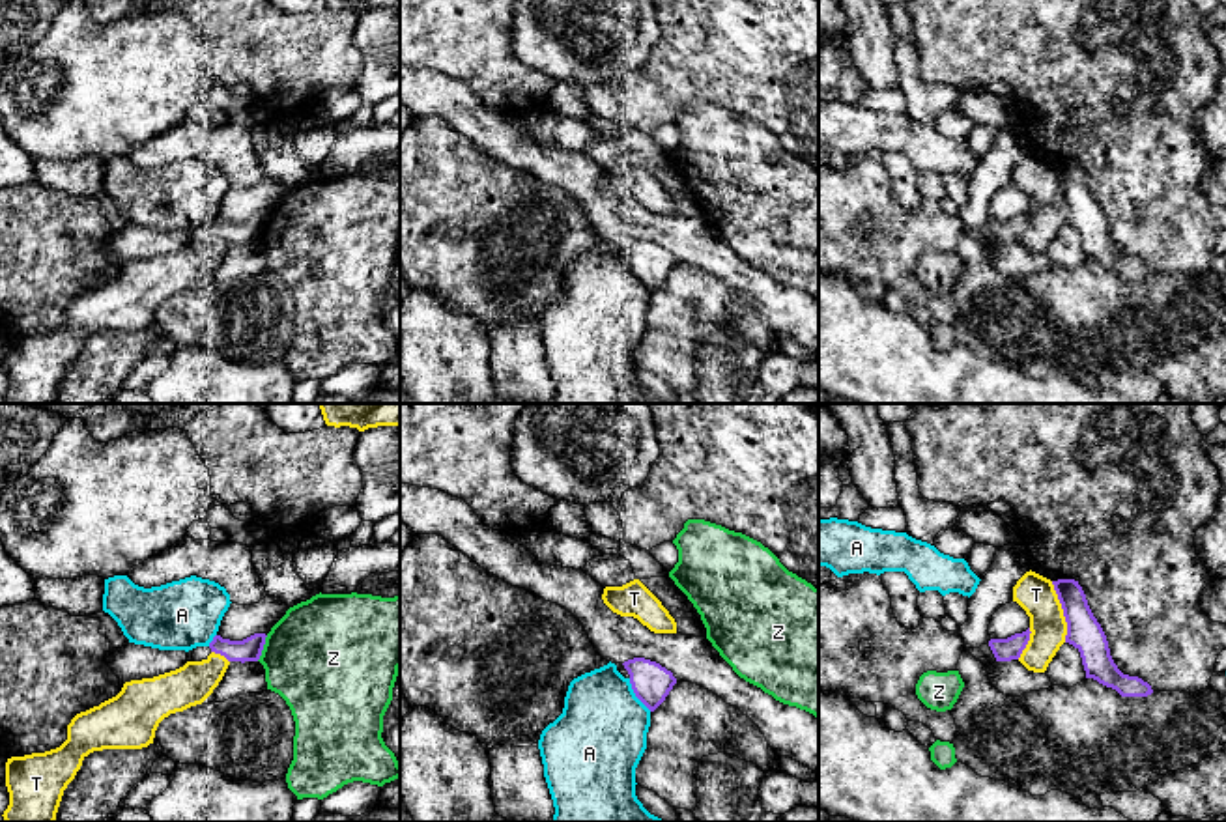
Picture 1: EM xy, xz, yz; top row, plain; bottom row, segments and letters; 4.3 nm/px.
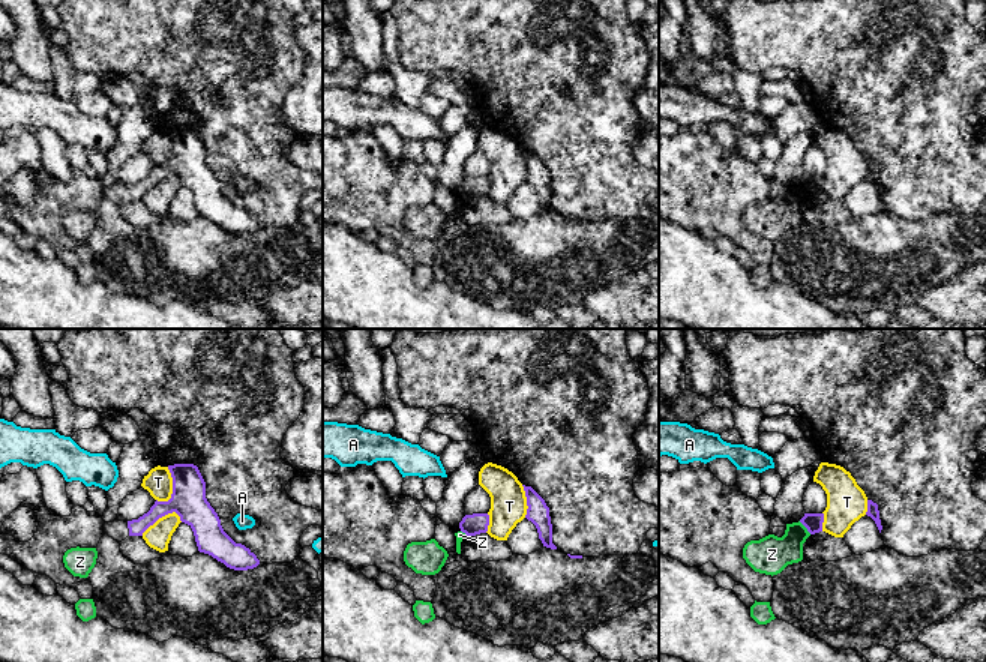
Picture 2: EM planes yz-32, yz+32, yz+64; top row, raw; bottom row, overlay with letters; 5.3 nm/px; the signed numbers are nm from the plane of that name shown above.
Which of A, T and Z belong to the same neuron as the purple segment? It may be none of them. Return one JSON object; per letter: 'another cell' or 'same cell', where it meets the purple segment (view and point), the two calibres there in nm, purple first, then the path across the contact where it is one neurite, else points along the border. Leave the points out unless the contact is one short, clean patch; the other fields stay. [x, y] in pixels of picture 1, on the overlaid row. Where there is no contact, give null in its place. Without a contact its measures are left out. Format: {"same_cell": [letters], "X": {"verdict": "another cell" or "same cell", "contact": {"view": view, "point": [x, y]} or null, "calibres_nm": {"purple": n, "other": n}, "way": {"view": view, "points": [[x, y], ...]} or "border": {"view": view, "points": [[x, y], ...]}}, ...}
{"same_cell": [], "A": {"verdict": "another cell", "contact": {"view": "xz", "point": [636, 695]}, "calibres_nm": {"purple": 170, "other": 400}}, "T": {"verdict": "another cell", "contact": {"view": "yz", "point": [1064, 611]}, "calibres_nm": {"purple": 150, "other": 170}}, "Z": {"verdict": "another cell", "contact": {"view": "xy", "point": [262, 649]}, "calibres_nm": {"purple": 100, "other": 460}, "border": {"view": "xy", "points": [[268, 636], [256, 660]]}}}

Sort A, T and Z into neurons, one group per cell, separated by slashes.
A / T / Z

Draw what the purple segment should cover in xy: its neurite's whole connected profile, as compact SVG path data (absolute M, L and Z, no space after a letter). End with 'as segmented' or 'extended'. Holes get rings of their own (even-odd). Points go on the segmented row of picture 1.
M254 633L243 641L230 641L215 635L209 643L211 652L224 656L228 661L258 661L265 645L265 633Z | as segmented

